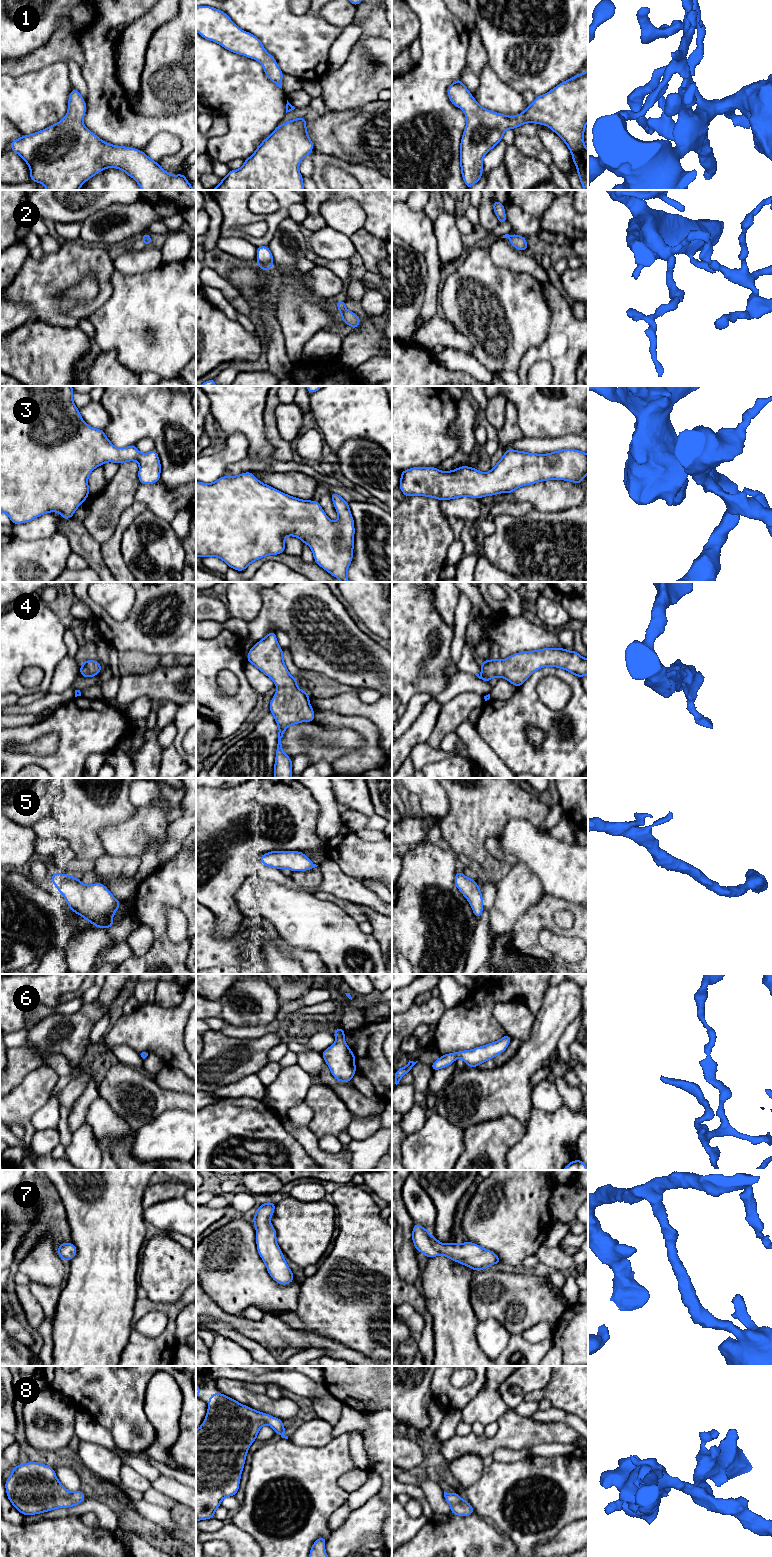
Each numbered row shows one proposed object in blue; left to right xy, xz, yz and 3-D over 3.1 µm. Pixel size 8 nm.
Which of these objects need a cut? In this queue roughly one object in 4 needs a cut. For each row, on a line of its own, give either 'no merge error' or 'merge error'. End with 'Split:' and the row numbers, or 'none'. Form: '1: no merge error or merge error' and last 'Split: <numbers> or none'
1: no merge error
2: no merge error
3: no merge error
4: no merge error
5: no merge error
6: no merge error
7: no merge error
8: no merge error
Split: none

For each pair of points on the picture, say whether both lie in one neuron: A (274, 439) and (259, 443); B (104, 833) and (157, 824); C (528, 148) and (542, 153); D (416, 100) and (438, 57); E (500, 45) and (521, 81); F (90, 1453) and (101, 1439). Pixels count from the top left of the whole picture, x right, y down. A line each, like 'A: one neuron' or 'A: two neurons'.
A: two neurons
B: one neuron
C: one neuron
D: one neuron
E: one neuron
F: two neurons

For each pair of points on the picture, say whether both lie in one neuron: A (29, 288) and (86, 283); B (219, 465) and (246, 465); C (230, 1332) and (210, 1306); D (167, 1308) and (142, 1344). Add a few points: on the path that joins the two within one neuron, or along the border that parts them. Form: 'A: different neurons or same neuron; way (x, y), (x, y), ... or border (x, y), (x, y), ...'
A: different neurons; border (99, 286), (92, 276), (84, 276), (57, 297)
B: different neurons; border (246, 456), (230, 463), (222, 475)
C: different neurons; border (206, 1315), (231, 1325), (242, 1334)
D: same neuron; way (171, 1320), (170, 1330), (154, 1344)

